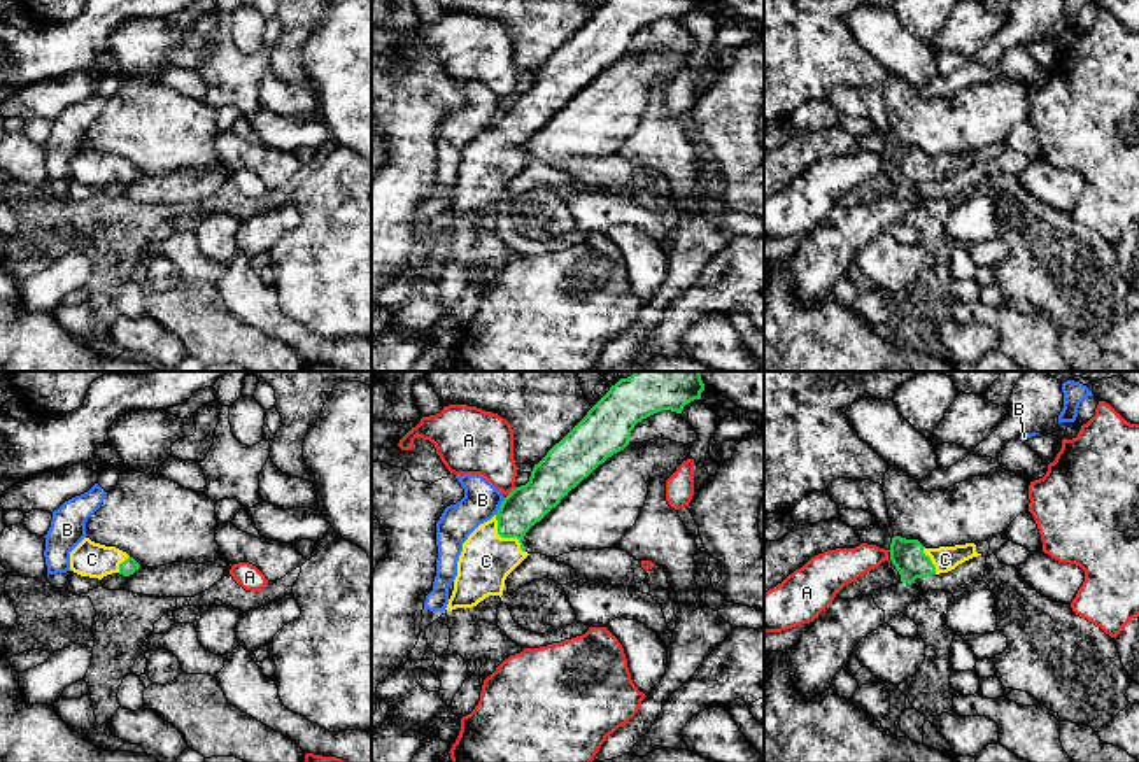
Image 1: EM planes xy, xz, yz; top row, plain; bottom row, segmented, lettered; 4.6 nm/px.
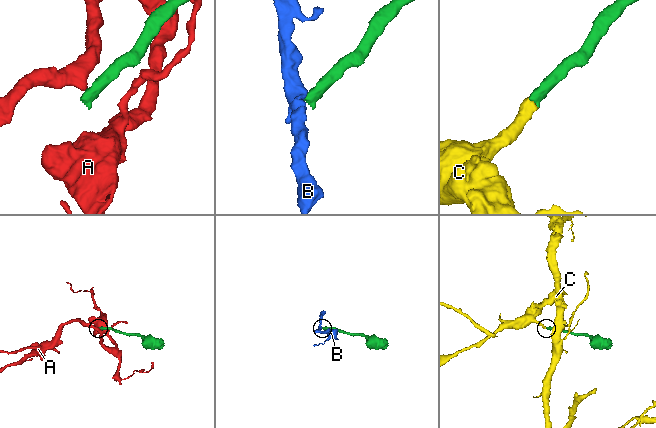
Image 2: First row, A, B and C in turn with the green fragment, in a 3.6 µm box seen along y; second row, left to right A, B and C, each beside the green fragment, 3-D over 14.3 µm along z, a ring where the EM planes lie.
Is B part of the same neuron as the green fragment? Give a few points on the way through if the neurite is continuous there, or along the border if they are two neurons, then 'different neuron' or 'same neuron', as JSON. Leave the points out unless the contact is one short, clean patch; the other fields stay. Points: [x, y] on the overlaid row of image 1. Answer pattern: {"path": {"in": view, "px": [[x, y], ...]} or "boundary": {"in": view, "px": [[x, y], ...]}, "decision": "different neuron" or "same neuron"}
{"boundary": {"in": "xz", "px": [[505, 498], [495, 514]]}, "decision": "different neuron"}

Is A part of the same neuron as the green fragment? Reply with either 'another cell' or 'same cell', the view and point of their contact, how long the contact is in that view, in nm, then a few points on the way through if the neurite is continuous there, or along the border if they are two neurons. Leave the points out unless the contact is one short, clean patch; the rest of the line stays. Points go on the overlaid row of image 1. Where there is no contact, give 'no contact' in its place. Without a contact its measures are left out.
another cell; meets green in xz at (510, 493); contact 60 nm long; border along xz (516, 487), (507, 496)

